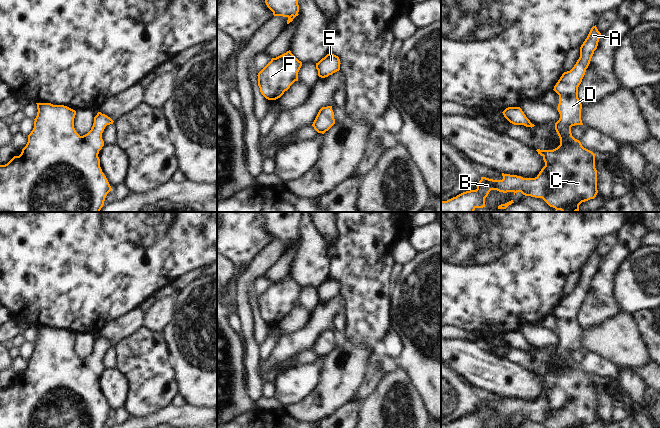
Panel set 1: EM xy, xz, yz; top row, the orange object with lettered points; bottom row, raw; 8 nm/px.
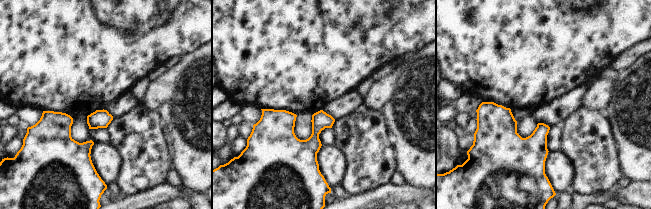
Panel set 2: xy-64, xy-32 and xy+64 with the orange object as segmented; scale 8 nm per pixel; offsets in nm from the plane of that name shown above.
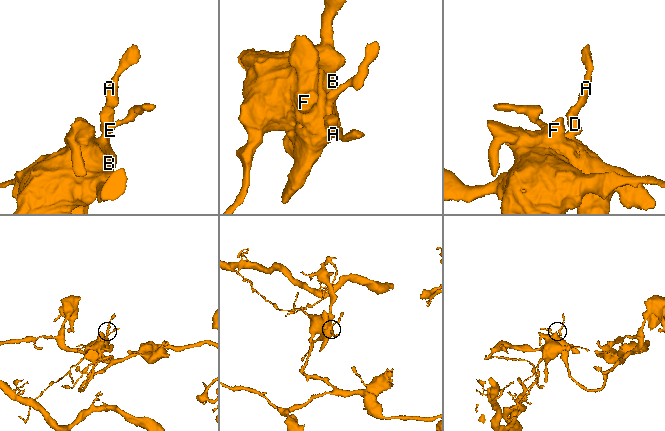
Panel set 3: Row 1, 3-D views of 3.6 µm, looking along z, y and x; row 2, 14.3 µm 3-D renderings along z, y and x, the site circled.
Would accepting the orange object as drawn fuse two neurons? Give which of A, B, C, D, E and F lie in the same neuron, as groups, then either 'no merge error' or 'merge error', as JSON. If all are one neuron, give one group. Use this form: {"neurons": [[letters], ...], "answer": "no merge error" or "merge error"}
{"neurons": [["A", "B", "C", "D", "E", "F"]], "answer": "no merge error"}

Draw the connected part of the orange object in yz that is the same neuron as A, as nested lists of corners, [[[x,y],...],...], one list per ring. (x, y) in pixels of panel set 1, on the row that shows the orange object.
[[[596,25],[593,26],[580,47],[580,57],[574,67],[564,72],[554,91],[559,95],[558,112],[559,120],[555,123],[555,130],[560,138],[560,145],[553,150],[536,151],[543,157],[545,166],[535,178],[523,178],[517,175],[502,173],[502,180],[493,180],[481,177],[476,190],[463,192],[447,201],[441,201],[441,212],[474,212],[476,208],[485,207],[485,198],[491,190],[507,193],[521,192],[525,196],[542,198],[550,207],[562,212],[577,212],[582,202],[594,199],[597,190],[597,170],[595,168],[595,154],[584,148],[581,142],[575,139],[571,133],[571,127],[583,125],[581,120],[582,104],[578,98],[578,87],[582,82],[594,51],[597,49],[601,33]]]

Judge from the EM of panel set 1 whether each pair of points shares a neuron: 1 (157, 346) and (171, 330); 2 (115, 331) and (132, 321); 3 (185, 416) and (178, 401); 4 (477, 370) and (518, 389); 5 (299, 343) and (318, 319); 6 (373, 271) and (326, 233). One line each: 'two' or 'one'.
1: two
2: one
3: two
4: one
5: one
6: two

